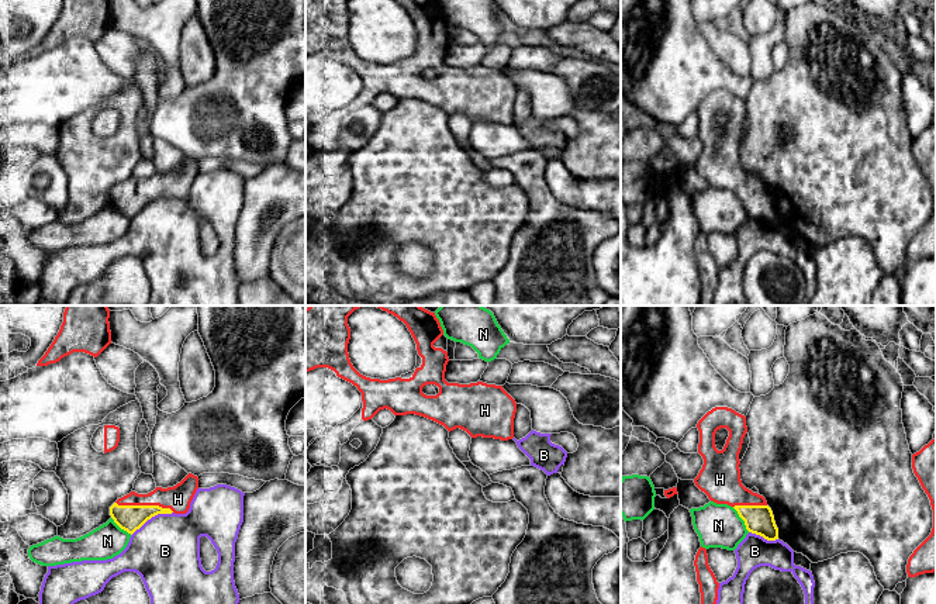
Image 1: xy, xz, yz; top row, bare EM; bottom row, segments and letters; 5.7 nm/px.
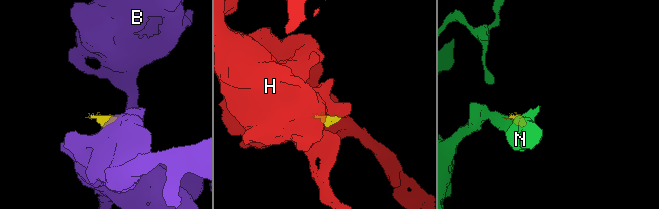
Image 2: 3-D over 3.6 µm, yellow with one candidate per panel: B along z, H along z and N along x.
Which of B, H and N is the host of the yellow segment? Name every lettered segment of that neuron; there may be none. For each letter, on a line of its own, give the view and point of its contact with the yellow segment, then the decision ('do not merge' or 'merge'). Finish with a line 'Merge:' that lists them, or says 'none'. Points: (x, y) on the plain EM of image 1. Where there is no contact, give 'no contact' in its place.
B: xy (151, 202) | do not merge
H: xy (145, 190) | merge
N: yz (742, 203) | do not merge
Merge: H

